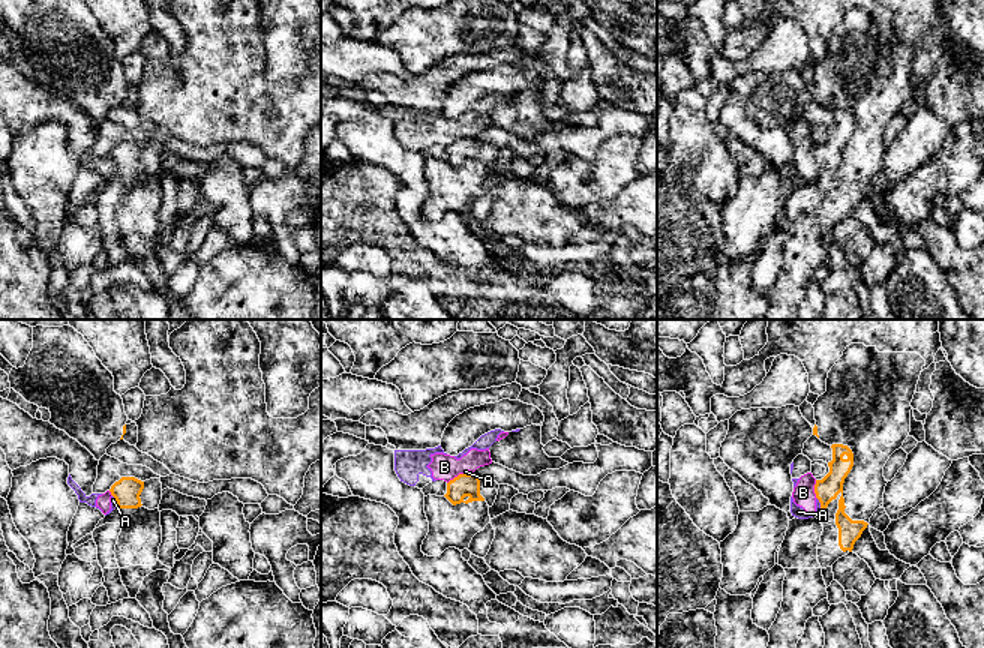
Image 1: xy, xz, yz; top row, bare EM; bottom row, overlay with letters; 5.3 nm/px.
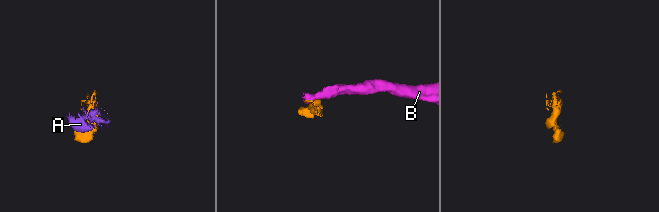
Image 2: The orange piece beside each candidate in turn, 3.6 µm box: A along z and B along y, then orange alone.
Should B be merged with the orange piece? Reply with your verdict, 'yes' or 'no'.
no

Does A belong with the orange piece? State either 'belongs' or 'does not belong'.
does not belong

